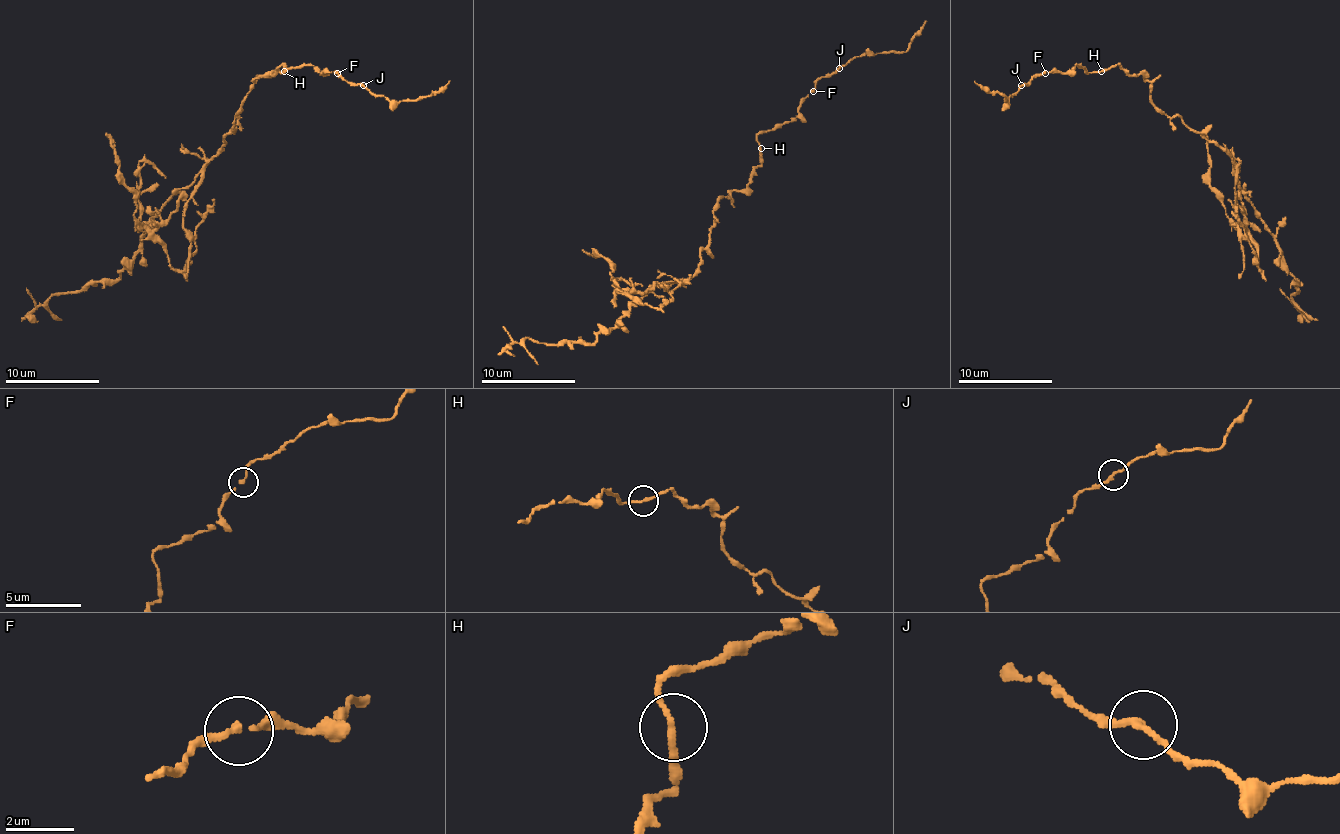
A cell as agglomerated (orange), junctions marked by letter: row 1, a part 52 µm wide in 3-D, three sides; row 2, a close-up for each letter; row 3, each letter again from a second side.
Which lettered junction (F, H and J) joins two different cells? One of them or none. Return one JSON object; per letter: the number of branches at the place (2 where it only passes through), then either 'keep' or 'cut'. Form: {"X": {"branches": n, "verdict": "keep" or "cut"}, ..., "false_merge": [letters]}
{"F": {"branches": 2, "verdict": "keep"}, "H": {"branches": 2, "verdict": "cut"}, "J": {"branches": 2, "verdict": "keep"}, "false_merge": ["H"]}

